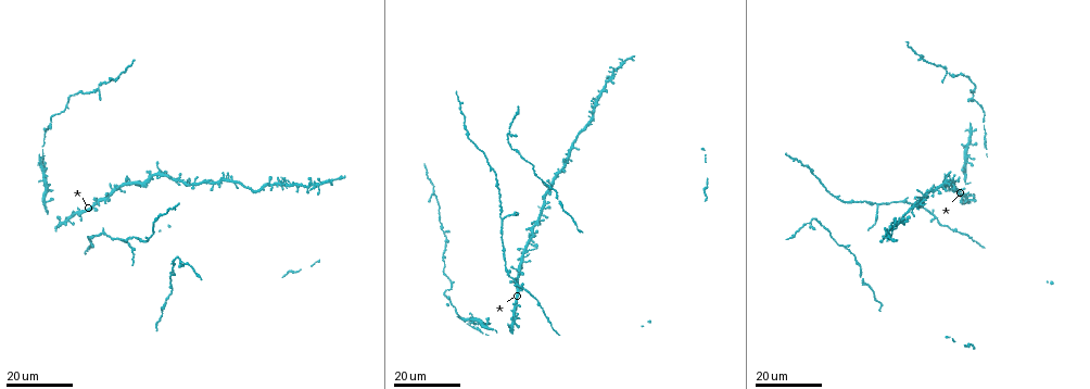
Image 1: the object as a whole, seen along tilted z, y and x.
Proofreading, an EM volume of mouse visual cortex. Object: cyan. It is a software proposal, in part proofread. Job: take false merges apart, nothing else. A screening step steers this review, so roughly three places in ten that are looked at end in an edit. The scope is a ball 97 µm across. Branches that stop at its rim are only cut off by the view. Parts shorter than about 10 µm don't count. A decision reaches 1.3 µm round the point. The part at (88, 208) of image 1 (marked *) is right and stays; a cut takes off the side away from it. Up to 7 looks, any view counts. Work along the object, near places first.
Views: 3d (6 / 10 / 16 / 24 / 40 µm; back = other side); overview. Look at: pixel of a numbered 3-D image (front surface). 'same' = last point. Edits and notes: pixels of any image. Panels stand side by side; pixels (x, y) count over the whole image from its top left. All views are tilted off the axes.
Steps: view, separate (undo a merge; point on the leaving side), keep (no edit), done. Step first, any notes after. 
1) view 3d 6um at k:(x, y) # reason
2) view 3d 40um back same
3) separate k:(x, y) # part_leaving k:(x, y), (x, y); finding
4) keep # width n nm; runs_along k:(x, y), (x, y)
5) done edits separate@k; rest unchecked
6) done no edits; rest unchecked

view 3d 16um at 1:(119, 76) # three arms meet

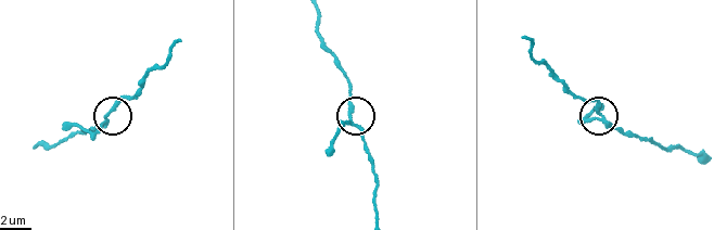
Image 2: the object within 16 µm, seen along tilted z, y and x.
view 3d 10um at 2:(108, 117)

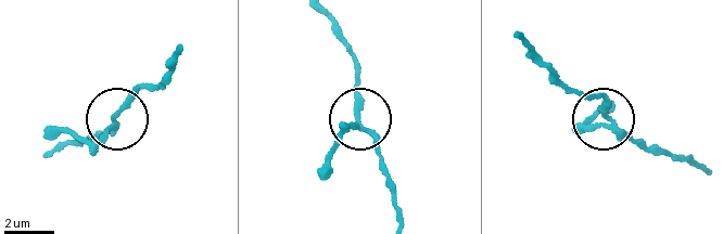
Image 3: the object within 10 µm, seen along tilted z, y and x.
keep # width 170 nm; runs_along 3:(397, 220), (385, 173), (354, 111), (354, 79); all the same cell

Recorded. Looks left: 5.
view 3d 24um at 1:(515, 305) # looks like a crossing

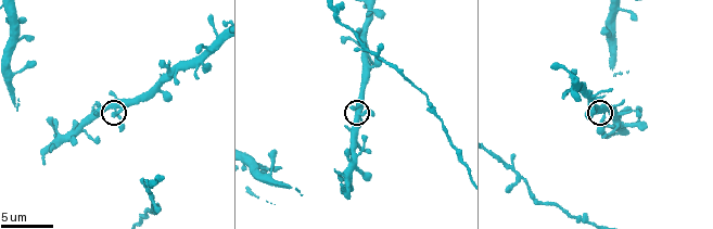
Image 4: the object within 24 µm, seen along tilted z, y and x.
view 3d 10um at 4:(364, 113) # closer look

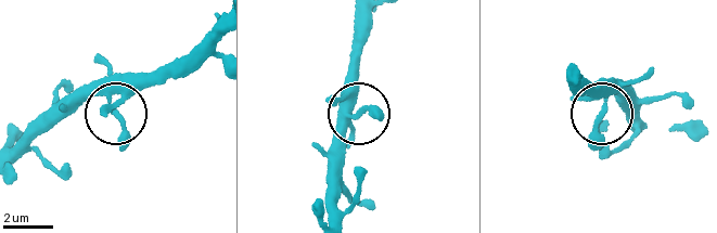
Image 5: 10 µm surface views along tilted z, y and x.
keep # side_arm 105 um; runs_along 5:(356, 39), (355, 117), (328, 156); one cell here

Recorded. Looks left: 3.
view 3d 16um at 1:(201, 182) # thin neck

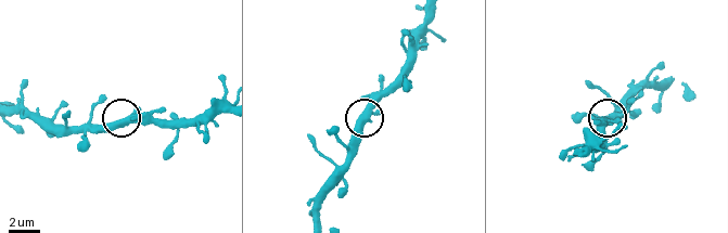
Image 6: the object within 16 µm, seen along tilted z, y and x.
view 3d 6um at 6:(122, 125)

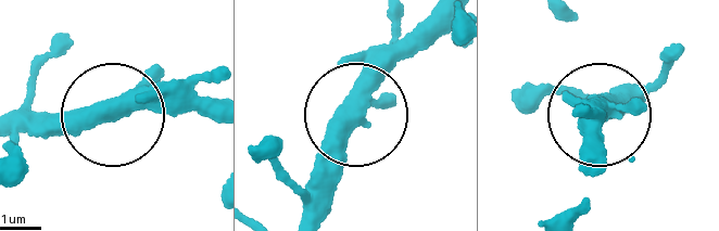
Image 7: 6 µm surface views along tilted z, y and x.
keep # width 360 nm; one cell here

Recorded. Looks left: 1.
done no edits; rest unchecked

